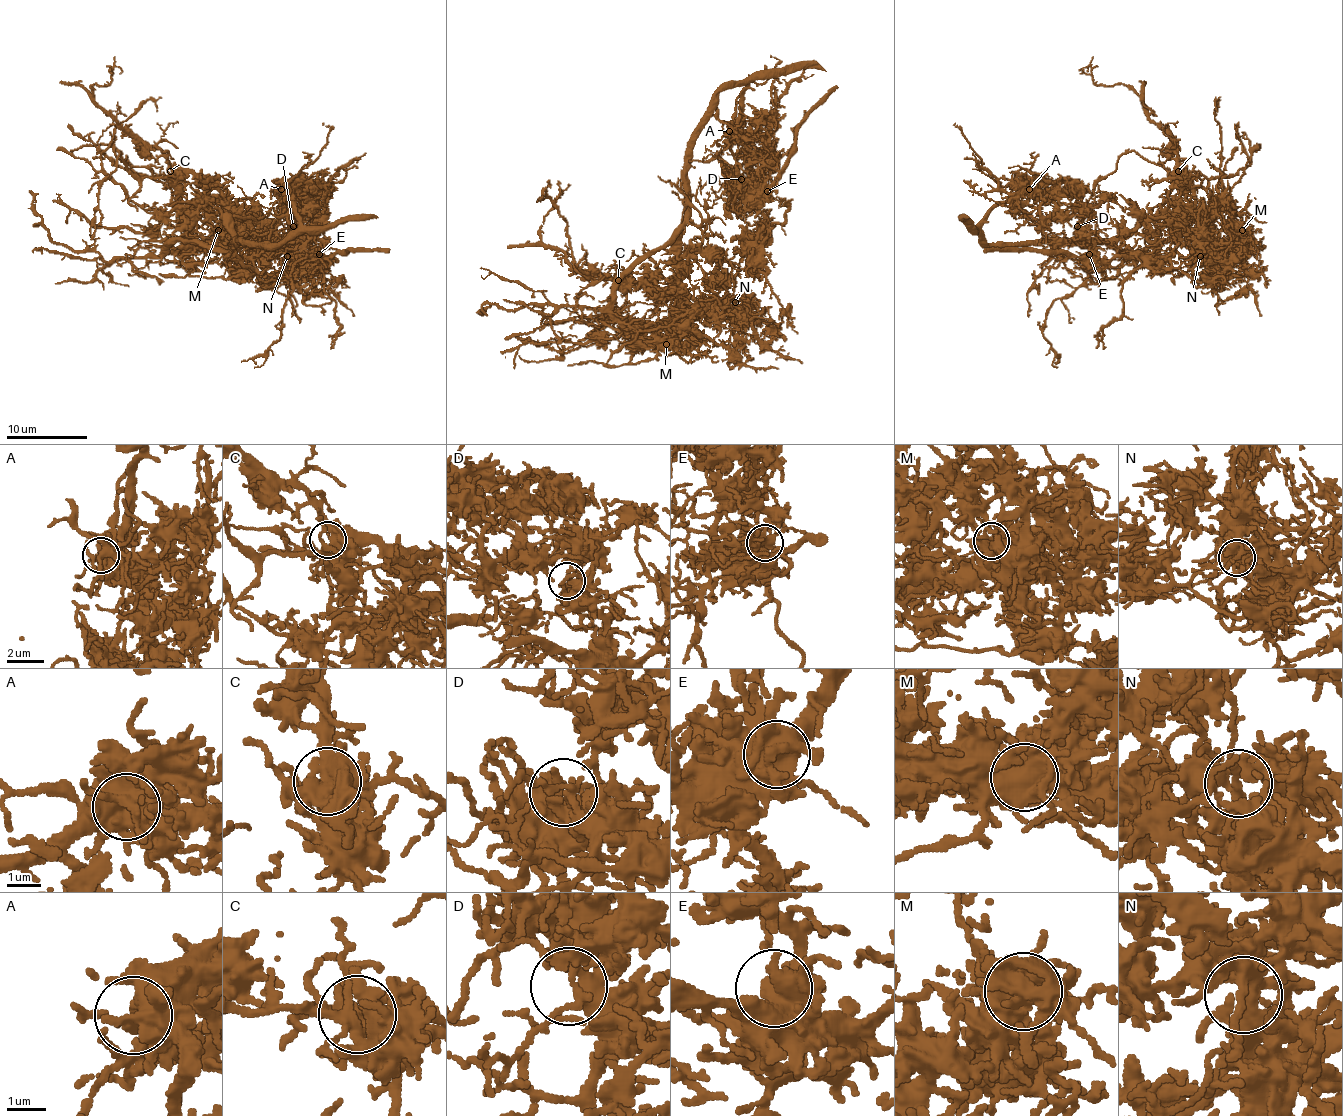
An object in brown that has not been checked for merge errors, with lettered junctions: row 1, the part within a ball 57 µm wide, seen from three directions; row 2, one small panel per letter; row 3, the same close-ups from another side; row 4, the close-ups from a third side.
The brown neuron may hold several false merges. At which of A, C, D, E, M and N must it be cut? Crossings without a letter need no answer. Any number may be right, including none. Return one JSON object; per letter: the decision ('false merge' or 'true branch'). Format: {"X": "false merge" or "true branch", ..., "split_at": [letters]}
{"A": "true branch", "C": "true branch", "D": "true branch", "E": "true branch", "M": "true branch", "N": "true branch", "split_at": []}

